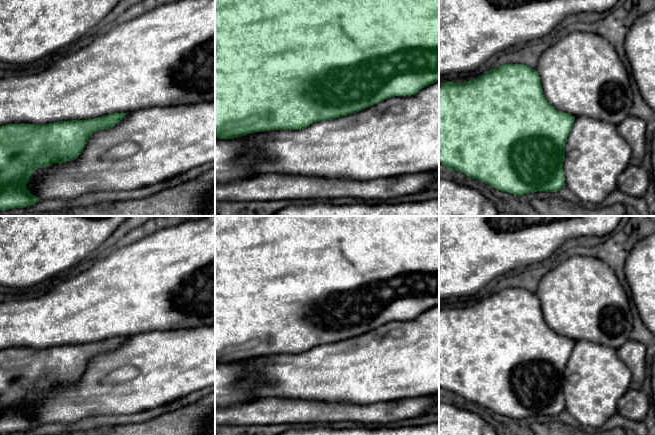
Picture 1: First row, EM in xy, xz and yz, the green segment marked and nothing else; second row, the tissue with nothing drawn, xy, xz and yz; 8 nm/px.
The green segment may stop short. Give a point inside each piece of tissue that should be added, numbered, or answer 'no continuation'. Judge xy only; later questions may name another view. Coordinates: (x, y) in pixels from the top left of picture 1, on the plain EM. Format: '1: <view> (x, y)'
no continuation

